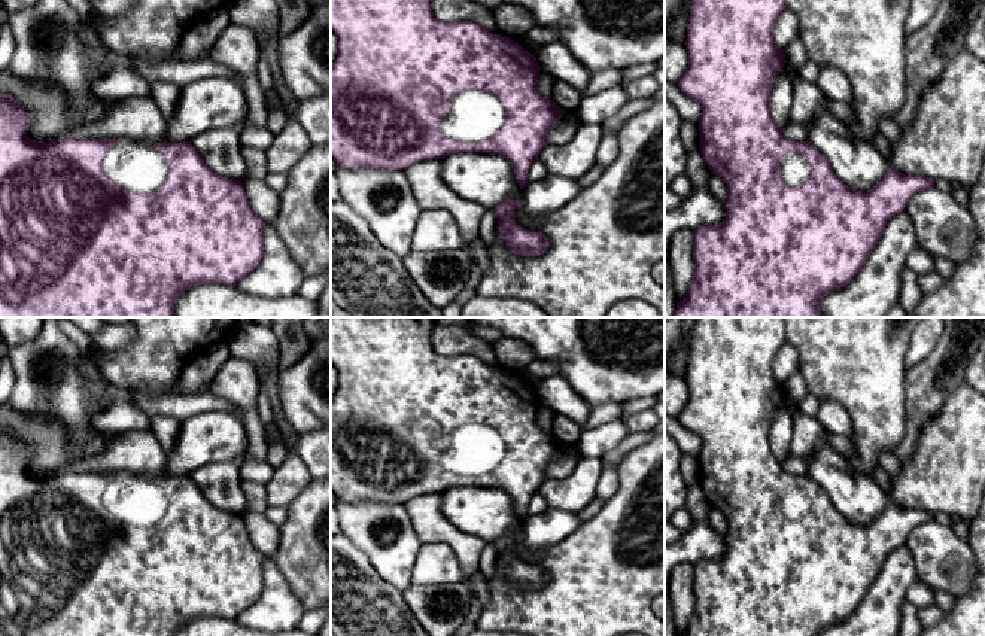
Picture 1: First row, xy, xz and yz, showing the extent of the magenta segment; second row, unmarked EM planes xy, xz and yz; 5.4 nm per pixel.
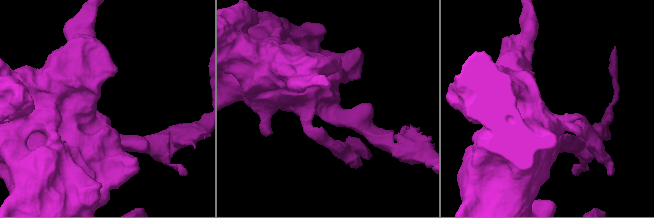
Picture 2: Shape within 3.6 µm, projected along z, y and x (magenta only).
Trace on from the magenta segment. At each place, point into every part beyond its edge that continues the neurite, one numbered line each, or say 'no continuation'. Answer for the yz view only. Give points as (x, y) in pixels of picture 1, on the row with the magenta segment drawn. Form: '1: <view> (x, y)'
1: yz (795, 169)

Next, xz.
1: xz (474, 115)

